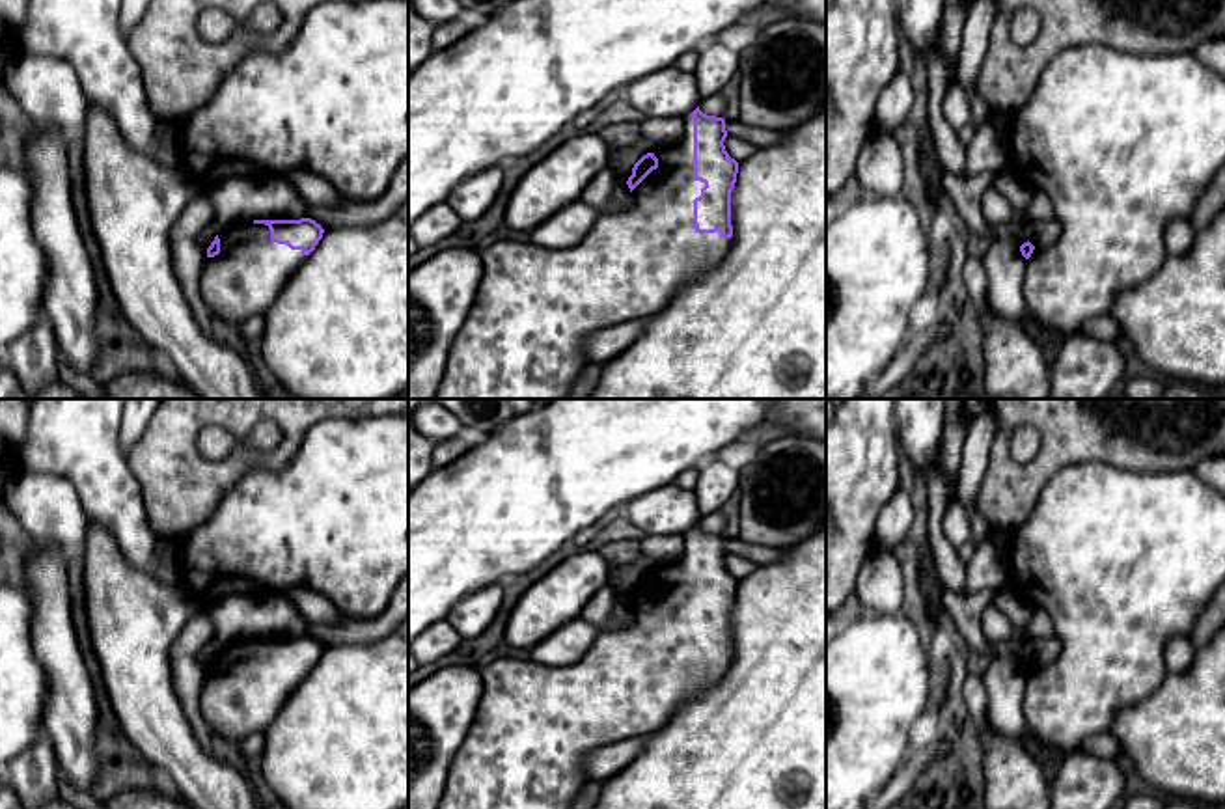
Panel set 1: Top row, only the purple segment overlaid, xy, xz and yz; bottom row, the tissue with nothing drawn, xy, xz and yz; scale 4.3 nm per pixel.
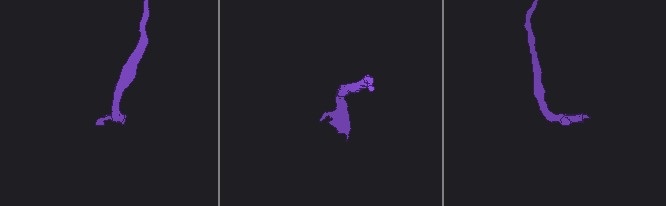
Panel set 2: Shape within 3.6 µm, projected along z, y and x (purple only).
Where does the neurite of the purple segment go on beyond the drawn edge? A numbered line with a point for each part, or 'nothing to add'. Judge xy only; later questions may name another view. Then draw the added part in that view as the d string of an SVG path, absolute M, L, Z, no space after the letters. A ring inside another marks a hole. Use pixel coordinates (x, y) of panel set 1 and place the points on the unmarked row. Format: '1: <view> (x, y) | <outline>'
1: xy (248, 692) | M233 641L218 651L220 671L205 677L201 716L211 731L239 744L265 731L306 679L302 667L270 658L265 641Z

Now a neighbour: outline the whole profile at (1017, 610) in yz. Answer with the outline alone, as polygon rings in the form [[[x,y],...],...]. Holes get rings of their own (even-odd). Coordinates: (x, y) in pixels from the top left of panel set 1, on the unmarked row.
[[[999,591],[994,598],[994,606],[1011,619],[1011,623],[1014,626],[1012,638],[1022,641],[1024,645],[1027,645],[1025,630],[1027,630],[1033,611],[1035,611],[1035,606],[1018,598],[1011,591]]]

